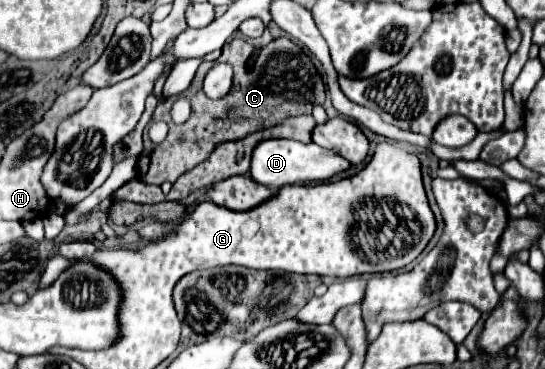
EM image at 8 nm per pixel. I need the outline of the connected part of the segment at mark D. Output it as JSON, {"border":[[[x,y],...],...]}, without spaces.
{"border":[[[268,139],[268,141],[260,141],[260,145],[256,145],[252,153],[250,177],[260,185],[278,191],[284,185],[294,185],[294,183],[322,183],[332,179],[334,175],[348,171],[350,167],[352,163],[348,163],[344,157],[316,143],[300,143],[292,139]]]}

